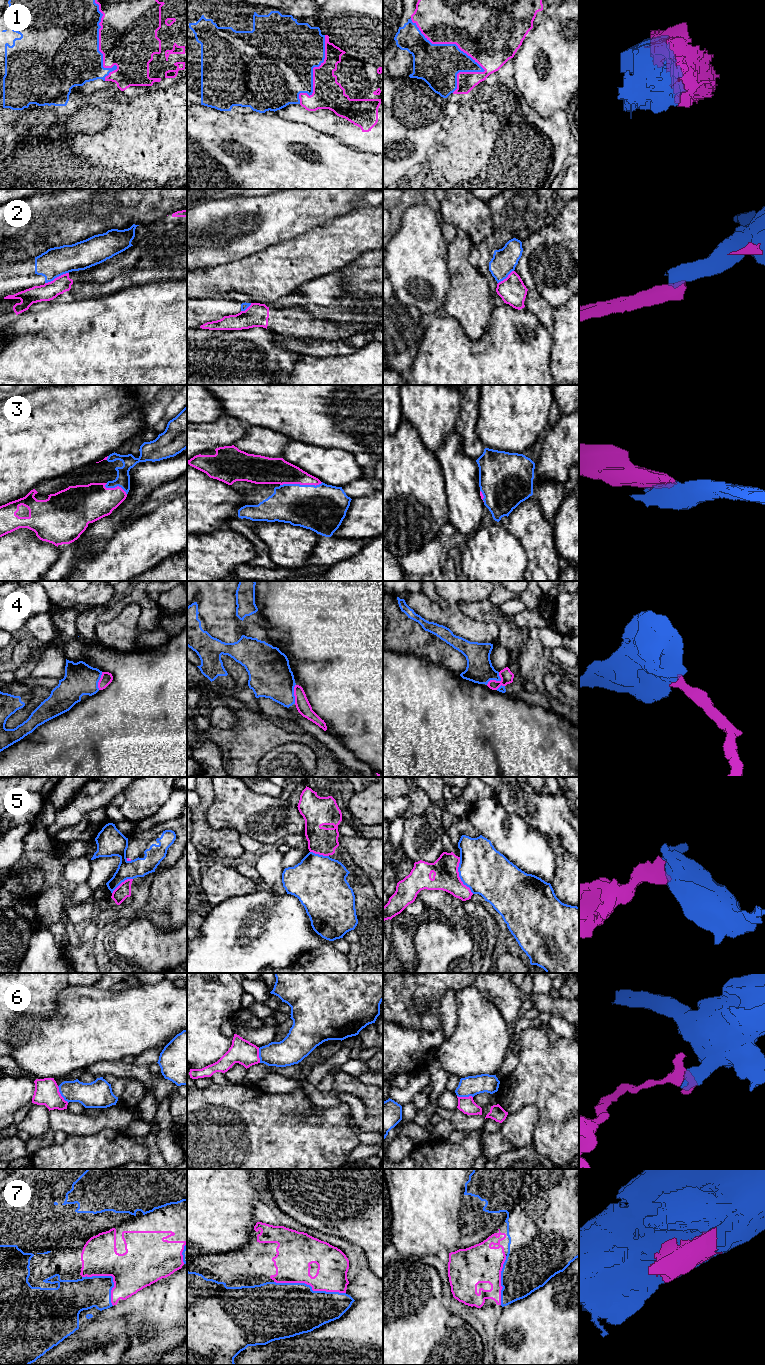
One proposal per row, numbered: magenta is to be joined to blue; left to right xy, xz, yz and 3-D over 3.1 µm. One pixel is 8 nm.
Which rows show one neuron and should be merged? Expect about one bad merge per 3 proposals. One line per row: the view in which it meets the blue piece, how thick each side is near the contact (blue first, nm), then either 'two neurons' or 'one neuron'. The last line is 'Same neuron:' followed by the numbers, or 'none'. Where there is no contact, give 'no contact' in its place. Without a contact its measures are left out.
1: yz | 340/400 nm | one neuron
2: xy | 220/140 nm | two neurons
3: xz | 380/200 nm | one neuron
4: yz | 220/100 nm | two neurons
5: yz | 380/200 nm | two neurons
6: xy | 200/190 nm | two neurons
7: xz | 440/280 nm | one neuron
Same neuron: 1, 3, 7

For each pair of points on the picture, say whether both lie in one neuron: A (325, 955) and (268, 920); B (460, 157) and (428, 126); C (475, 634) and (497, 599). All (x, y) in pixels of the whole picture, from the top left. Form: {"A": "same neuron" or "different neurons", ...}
{"A": "different neurons", "B": "different neurons", "C": "different neurons"}

